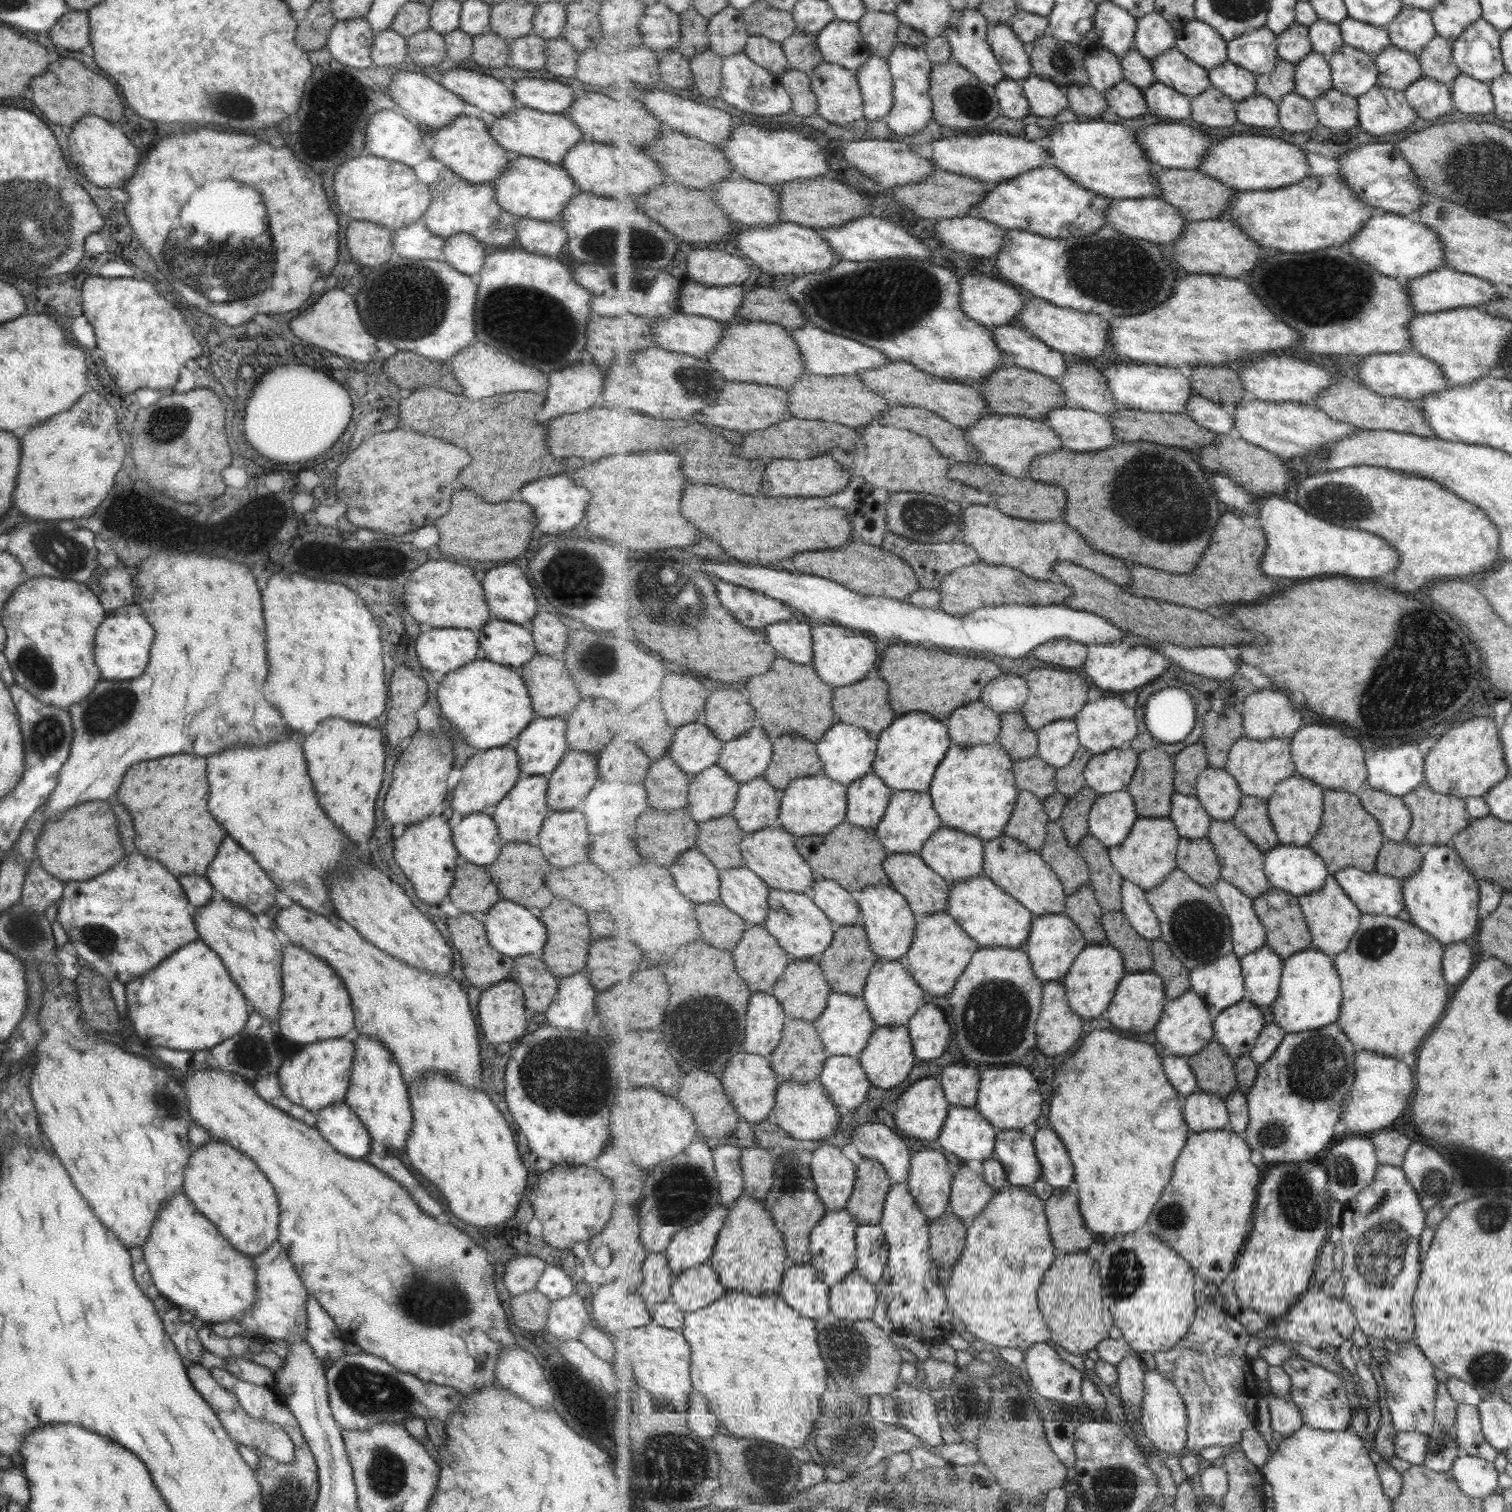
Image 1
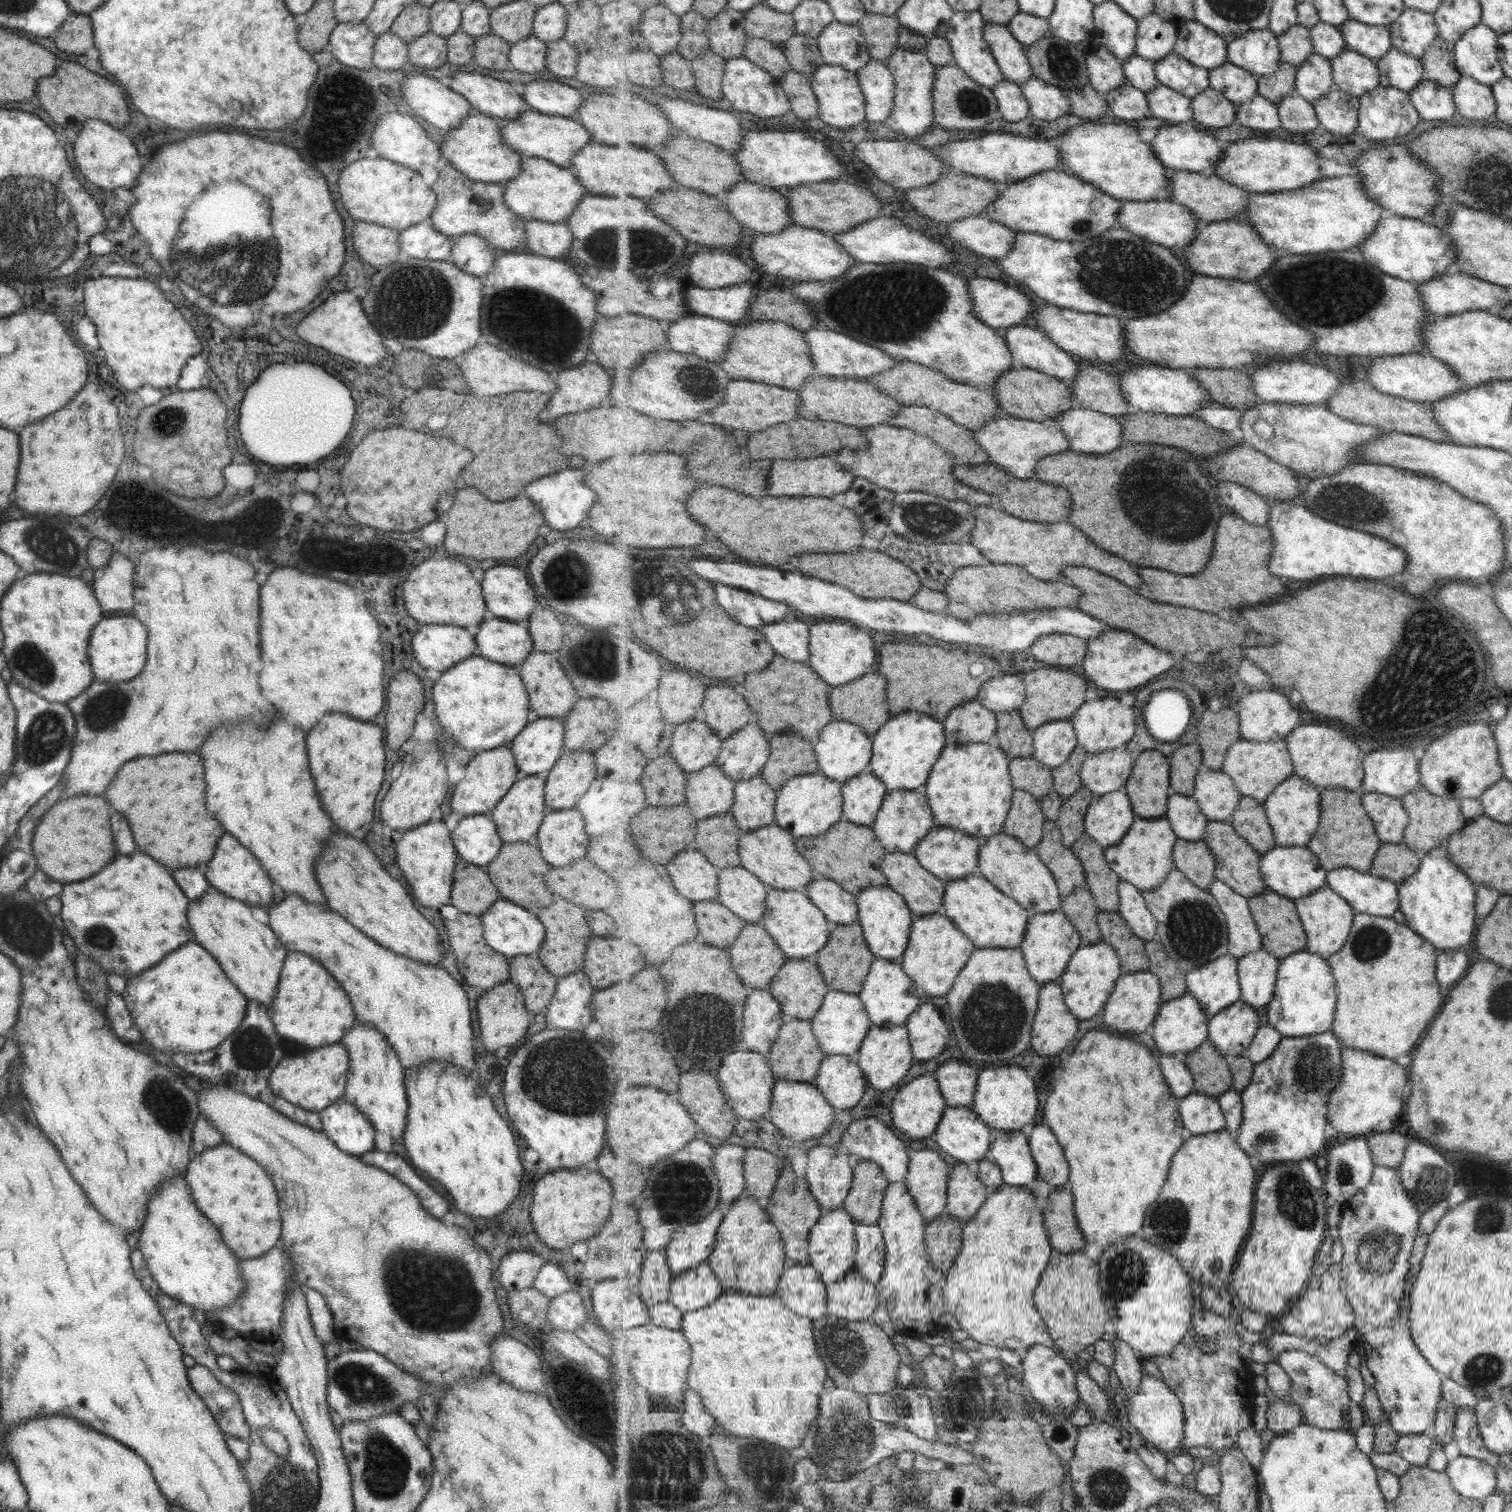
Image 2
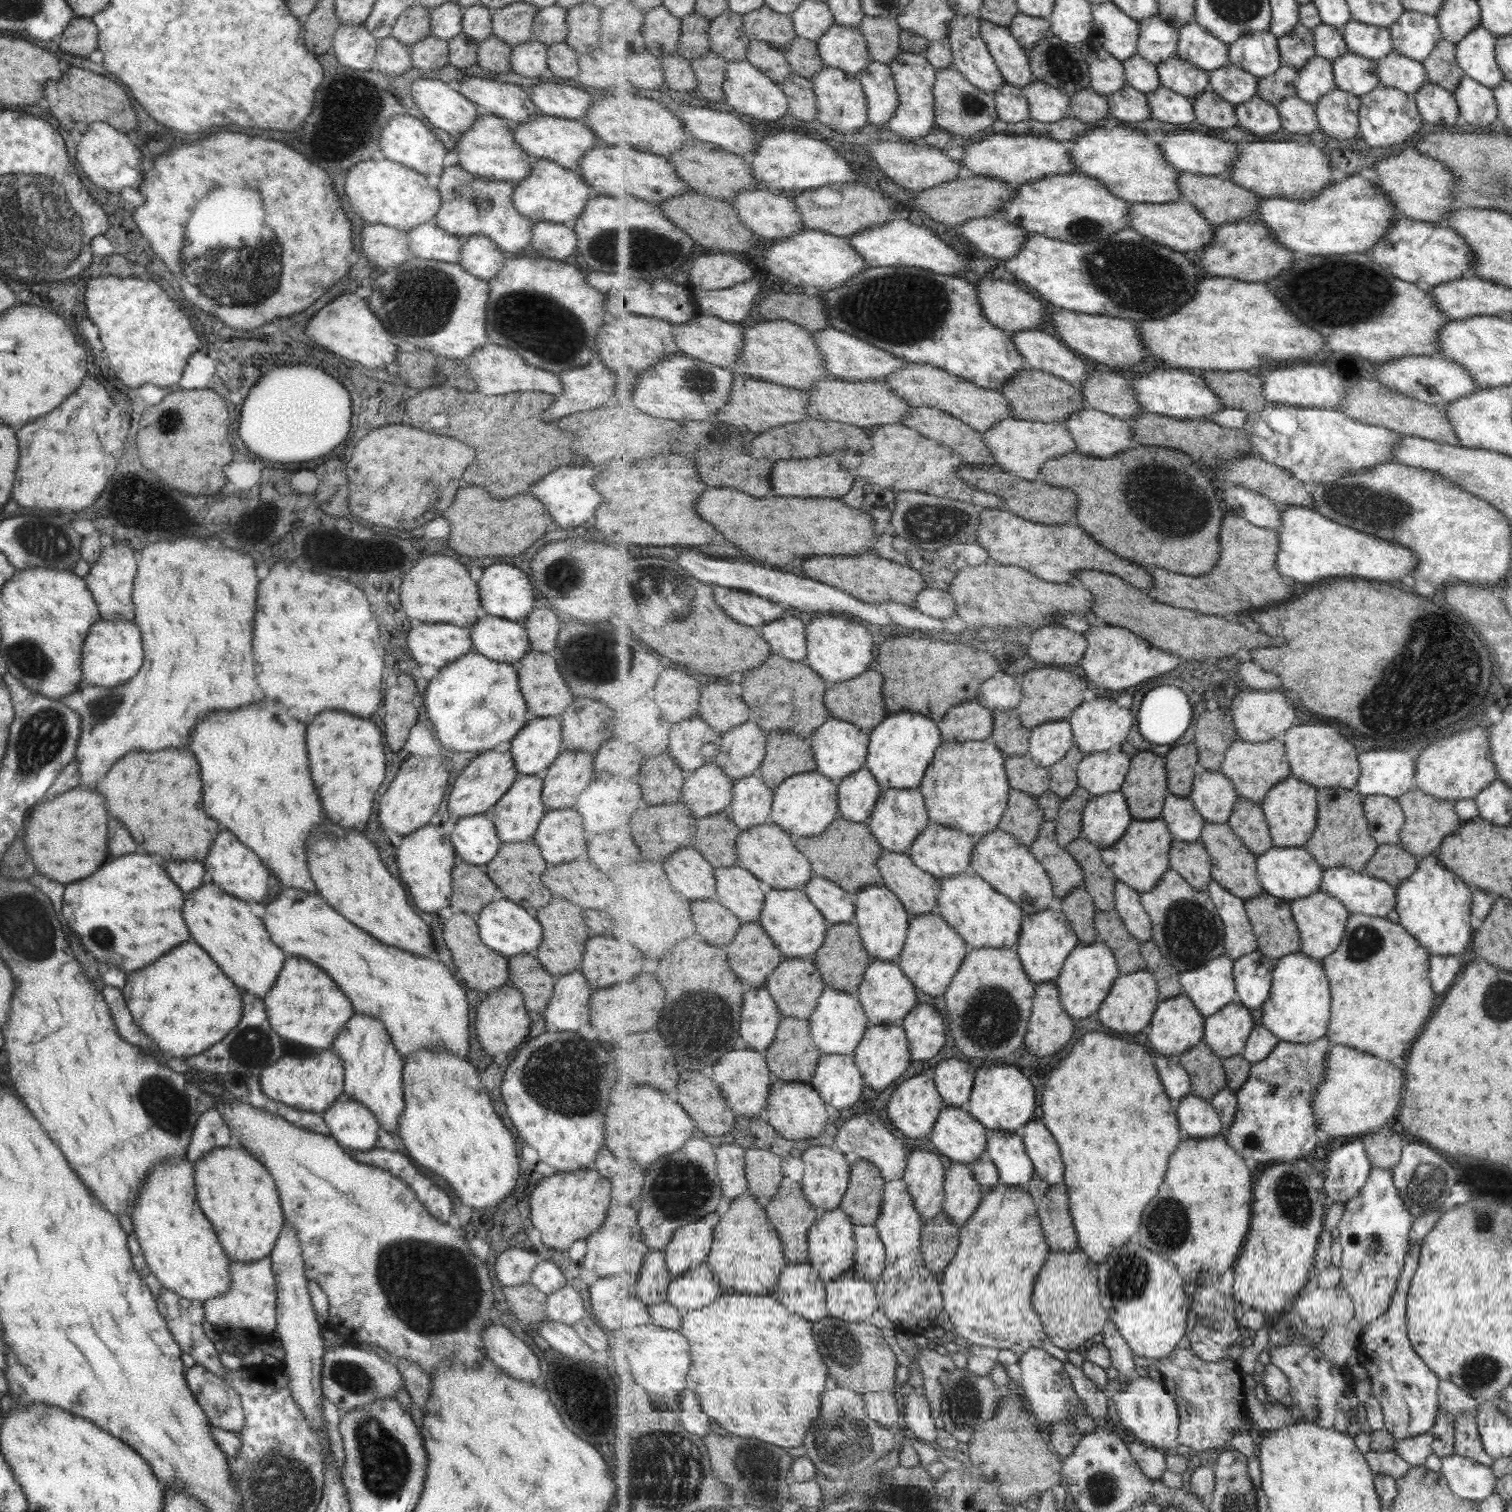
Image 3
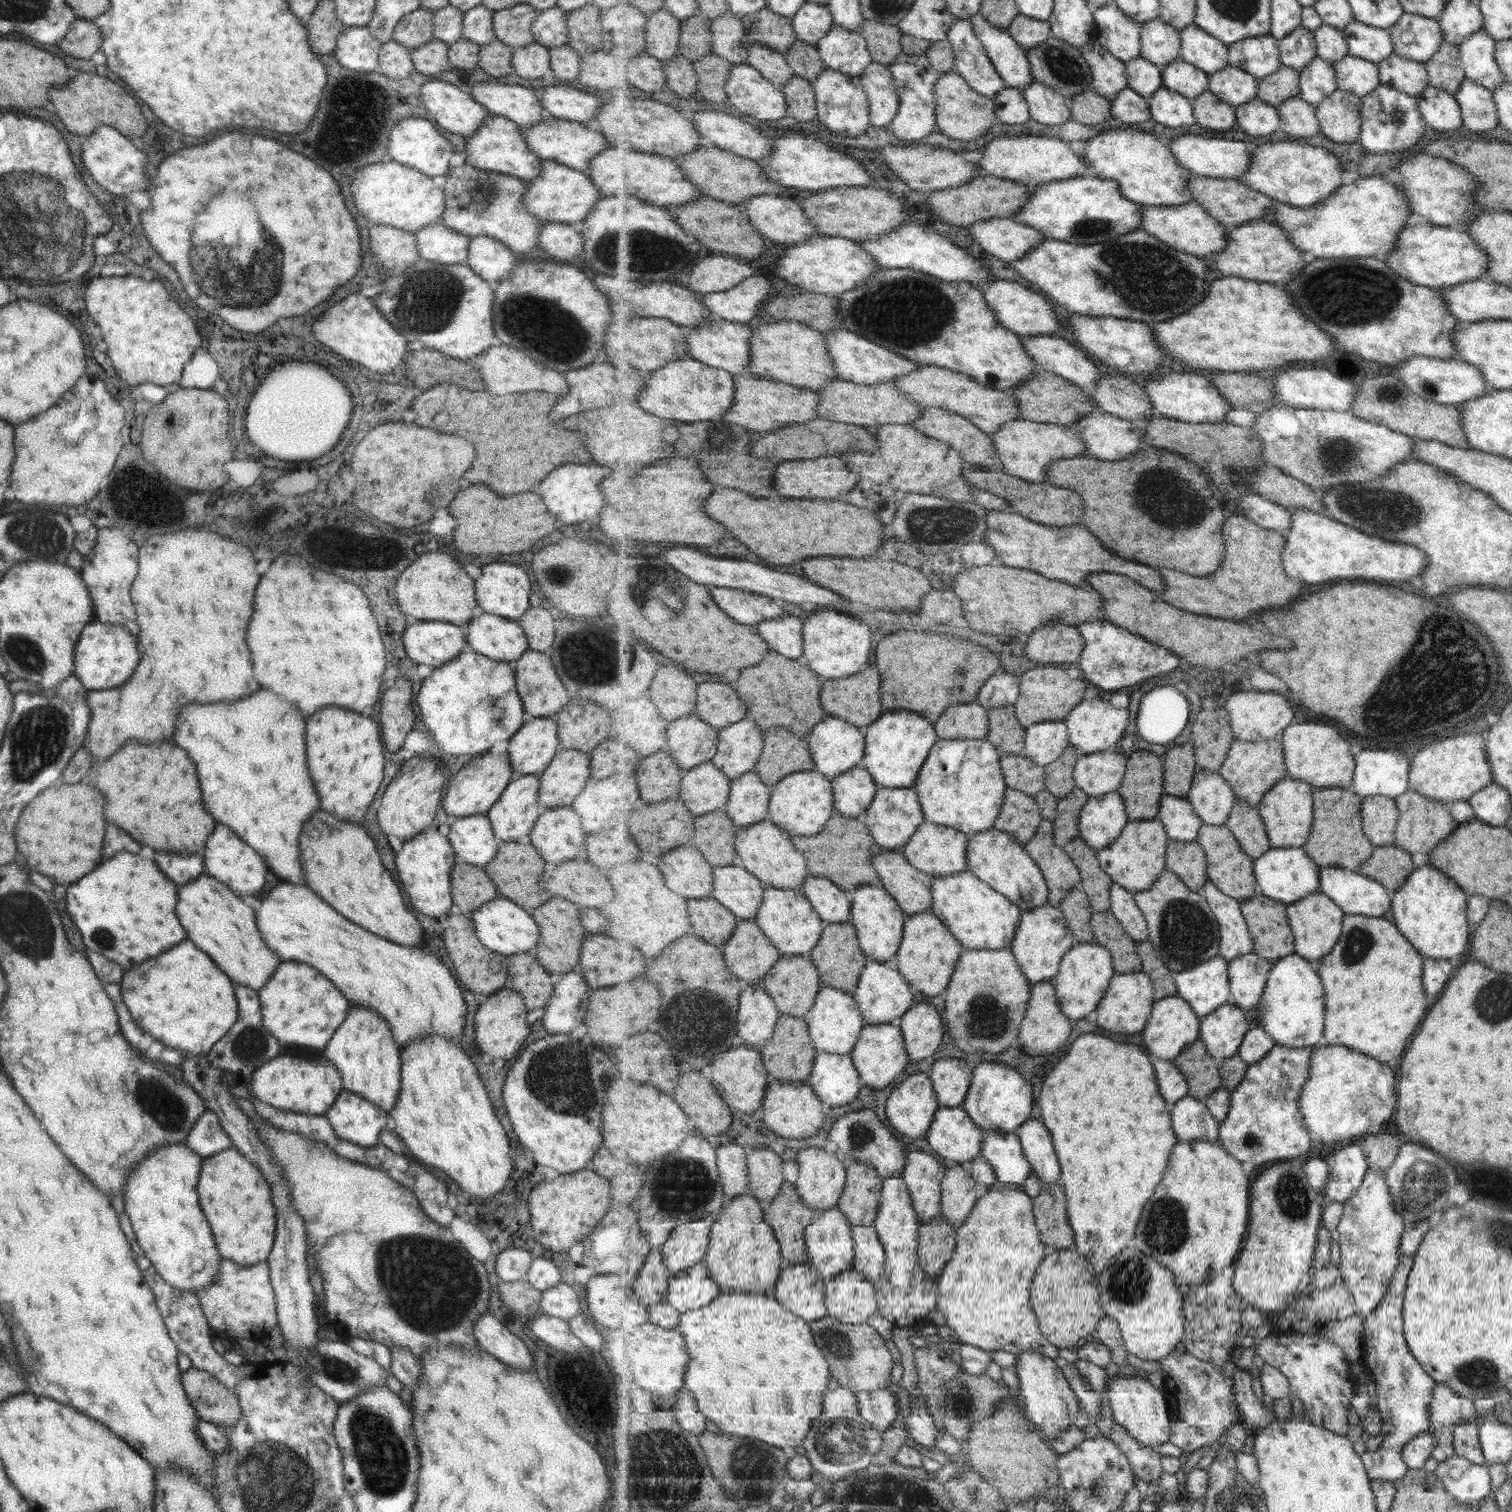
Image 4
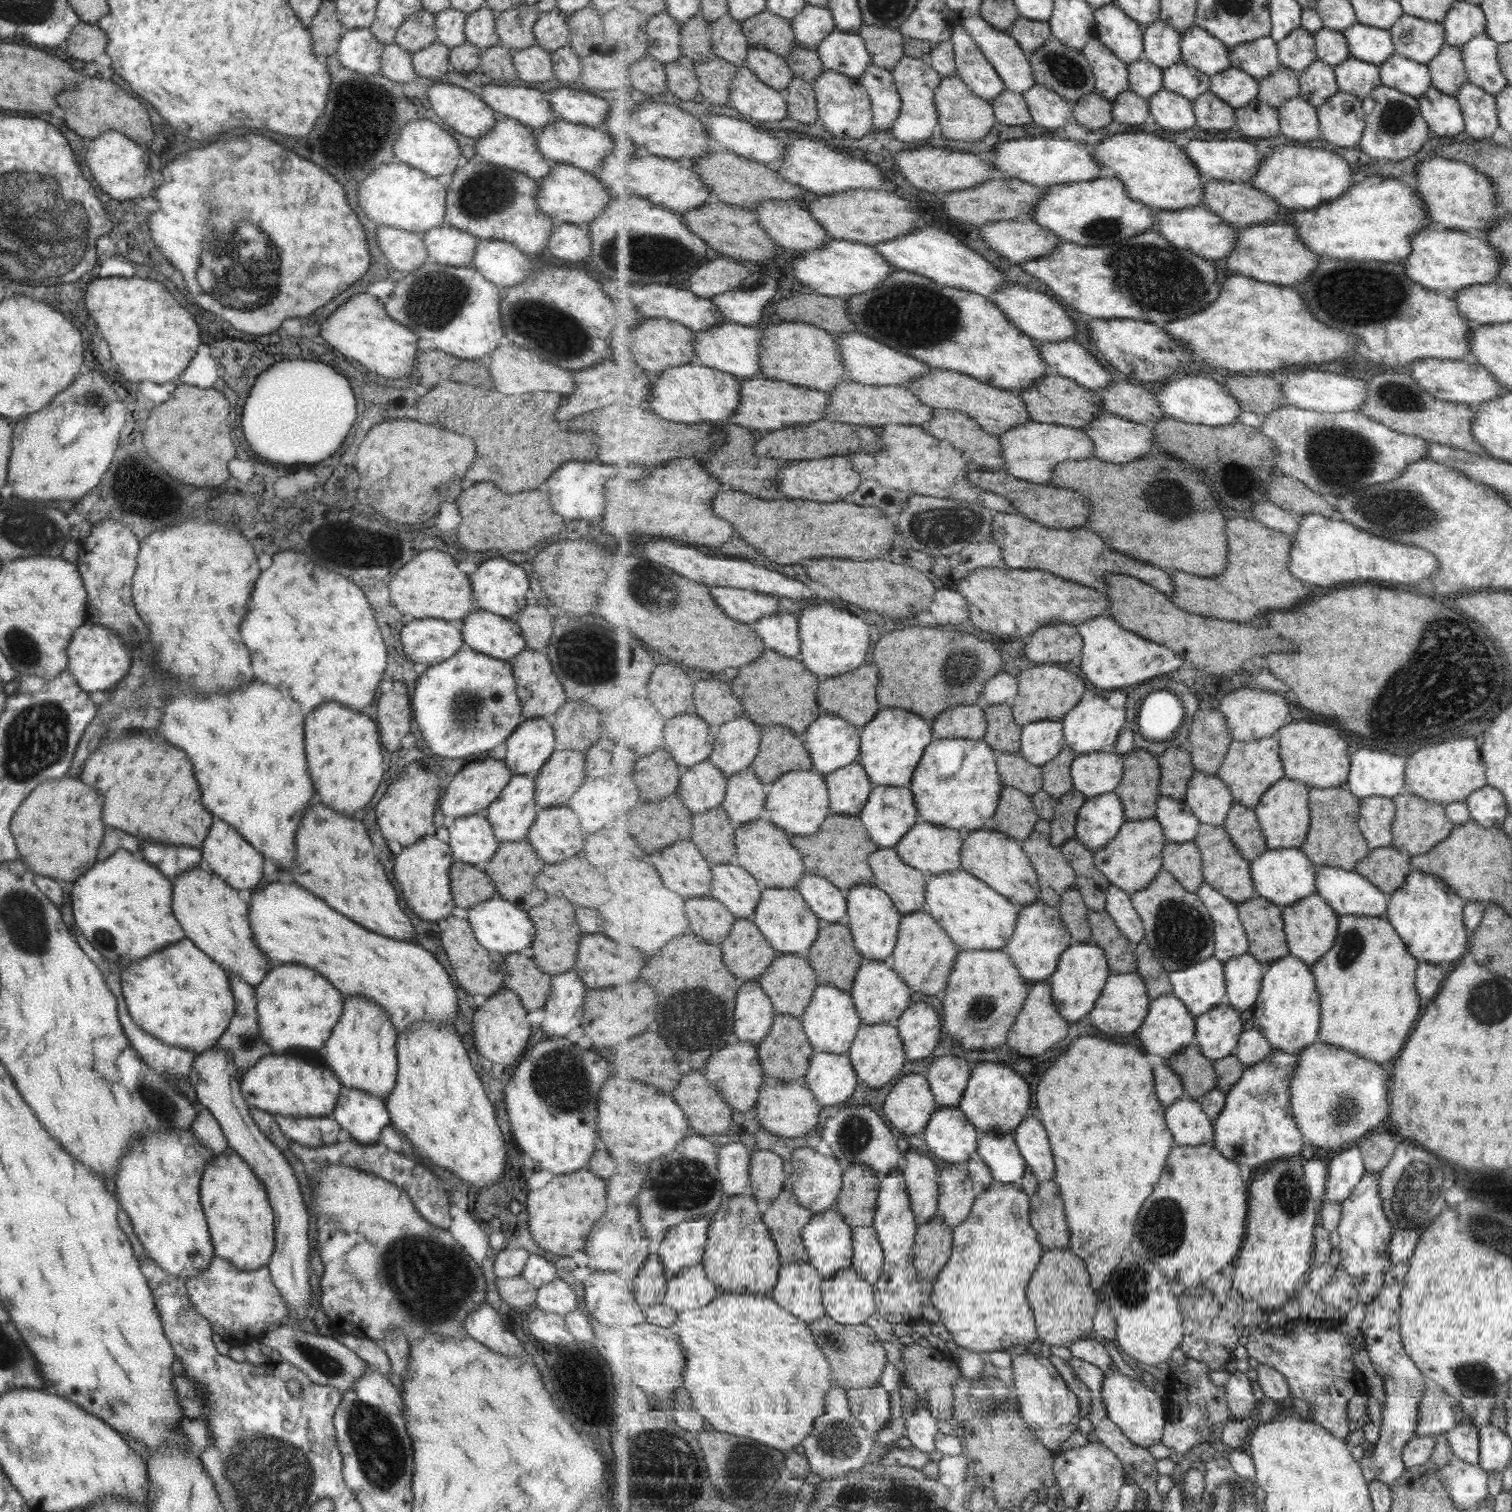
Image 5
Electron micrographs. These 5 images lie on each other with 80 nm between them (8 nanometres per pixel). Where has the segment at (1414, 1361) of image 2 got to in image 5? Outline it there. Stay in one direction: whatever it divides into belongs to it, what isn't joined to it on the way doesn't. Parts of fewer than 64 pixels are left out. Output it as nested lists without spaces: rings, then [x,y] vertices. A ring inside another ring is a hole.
[[[1408,1261],[1393,1265],[1386,1274],[1385,1284],[1368,1304],[1365,1320],[1360,1330],[1365,1336],[1365,1348],[1382,1376],[1385,1401],[1381,1405],[1382,1426],[1380,1439],[1370,1456],[1364,1455],[1360,1465],[1368,1482],[1380,1480],[1385,1484],[1394,1483],[1408,1469],[1402,1454],[1404,1446],[1413,1438],[1417,1422],[1417,1403],[1424,1395],[1426,1378],[1417,1370],[1414,1362],[1405,1351],[1401,1336],[1400,1310],[1402,1290],[1409,1270]]]

